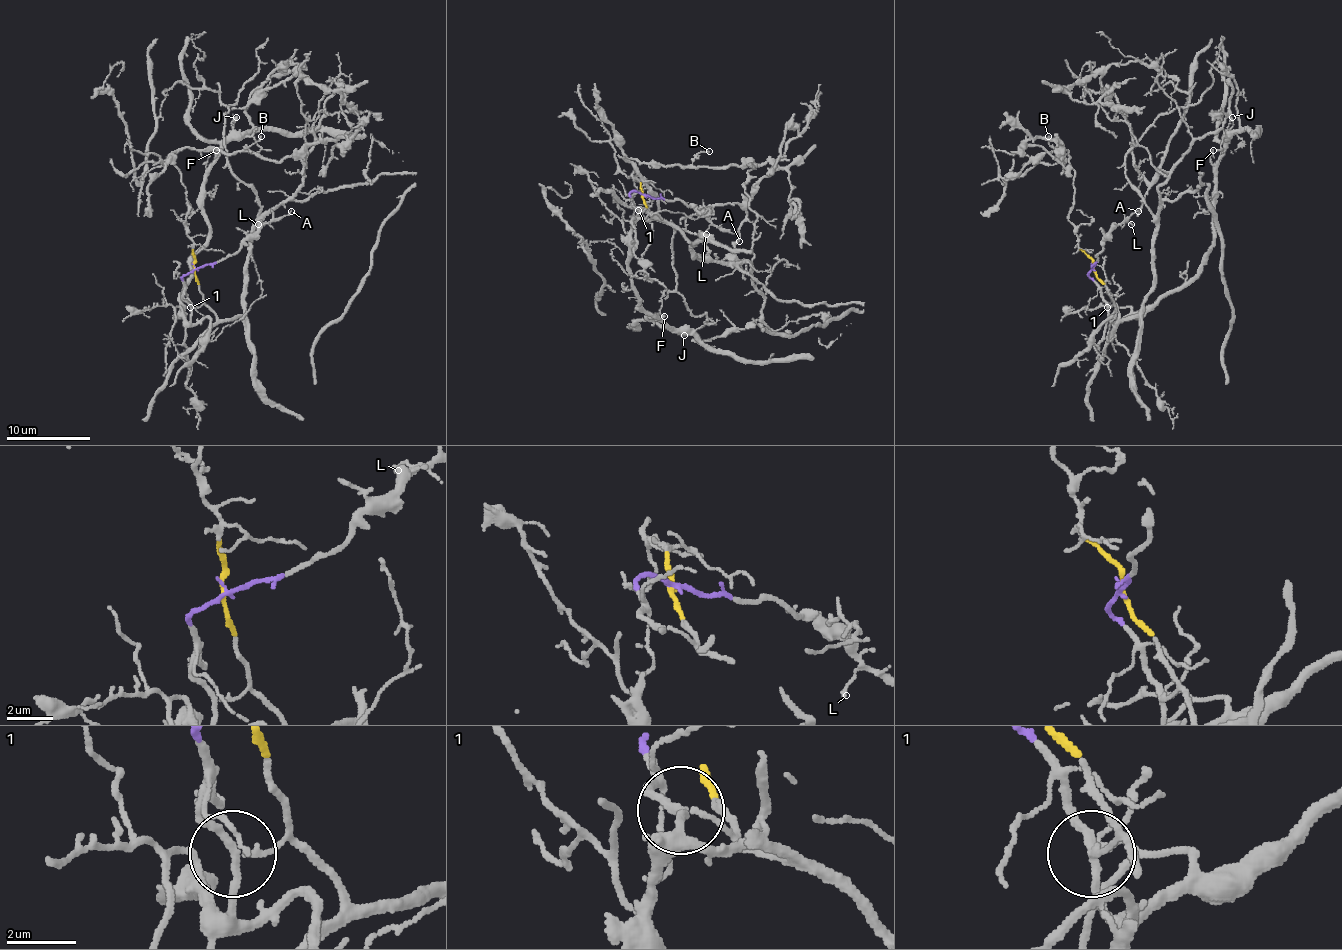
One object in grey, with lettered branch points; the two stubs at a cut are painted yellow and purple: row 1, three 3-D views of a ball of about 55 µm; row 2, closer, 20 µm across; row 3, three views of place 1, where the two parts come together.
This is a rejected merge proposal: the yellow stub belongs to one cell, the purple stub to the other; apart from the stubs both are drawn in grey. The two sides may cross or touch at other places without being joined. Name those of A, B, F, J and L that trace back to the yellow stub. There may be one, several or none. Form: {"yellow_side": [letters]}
{"yellow_side": ["B"]}

